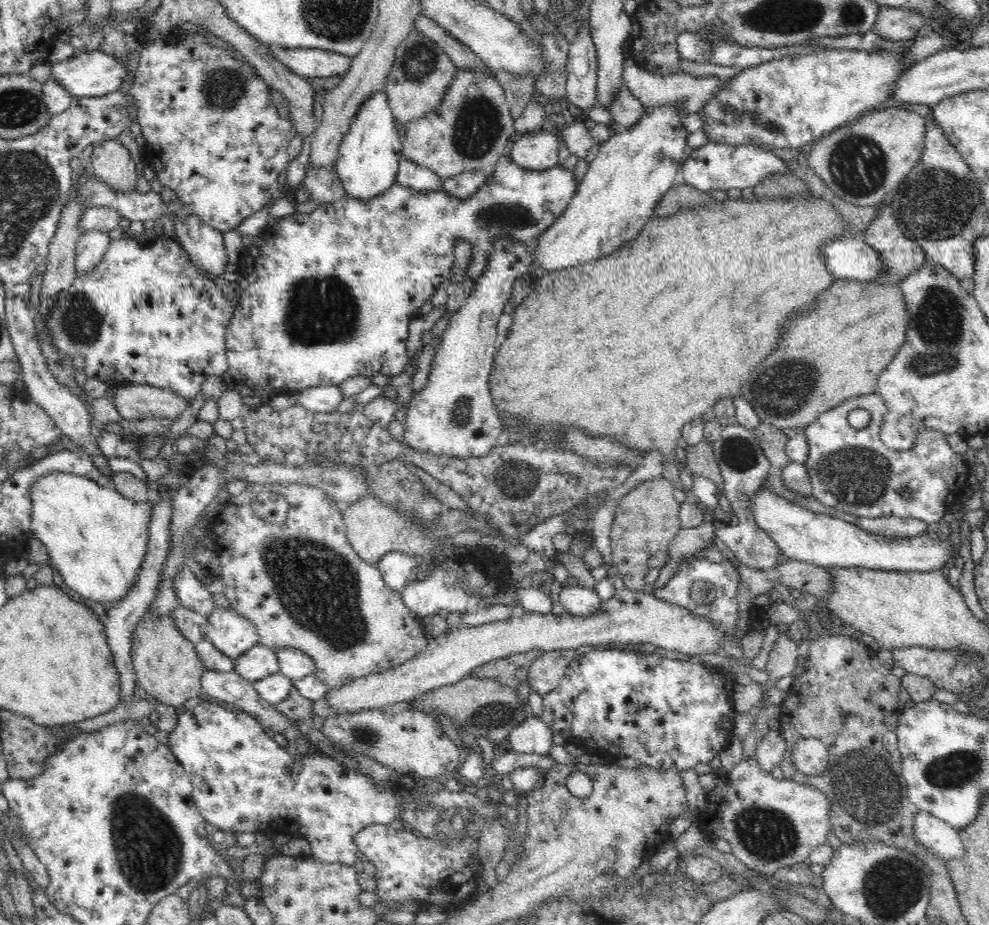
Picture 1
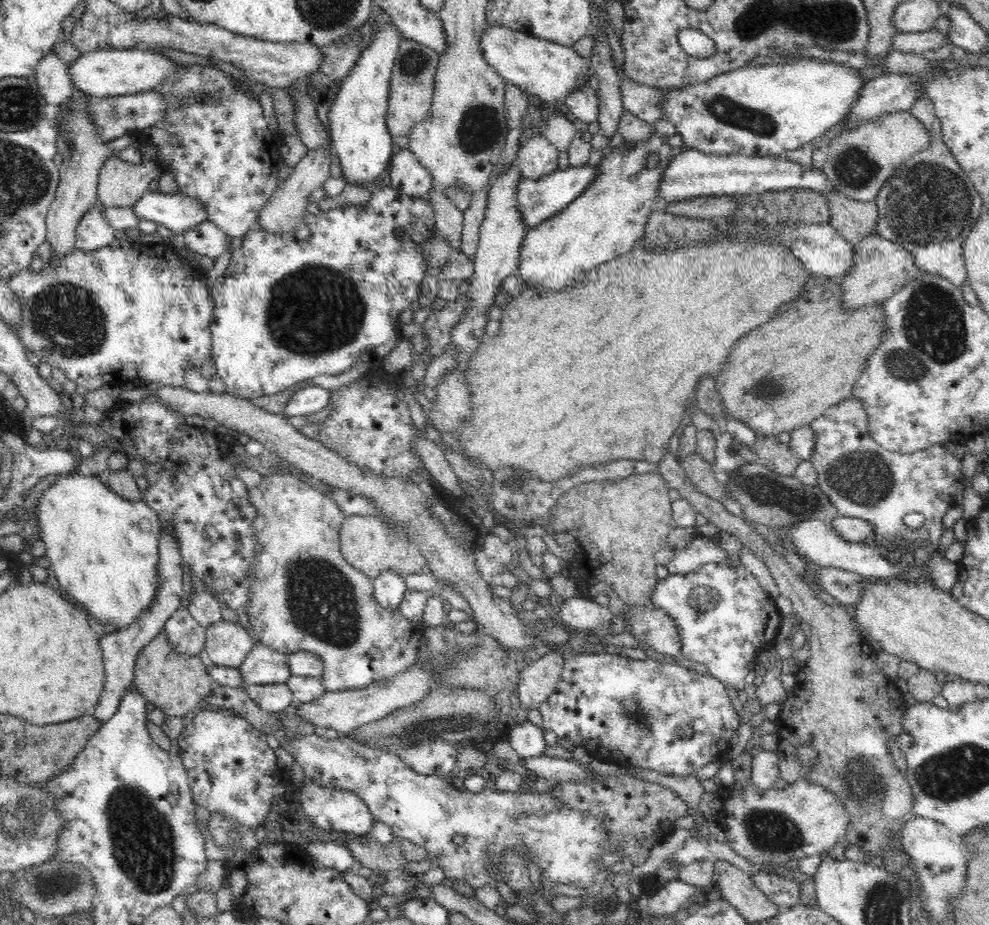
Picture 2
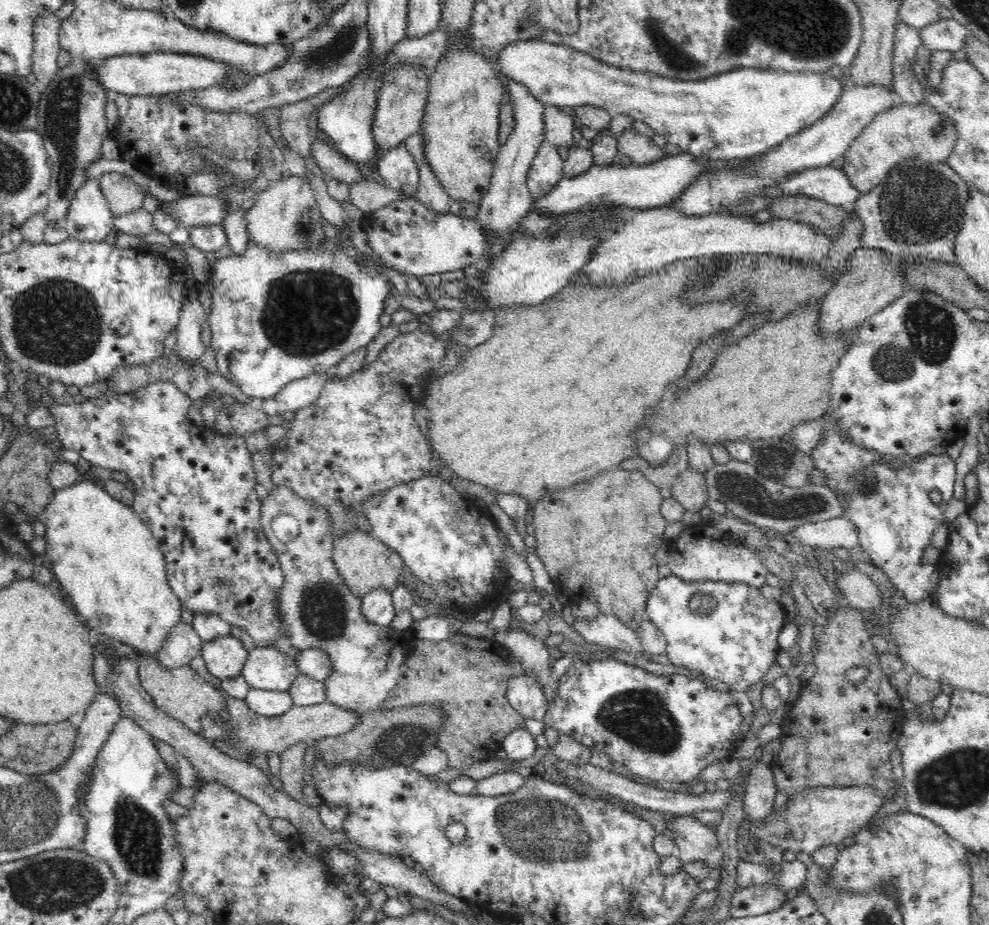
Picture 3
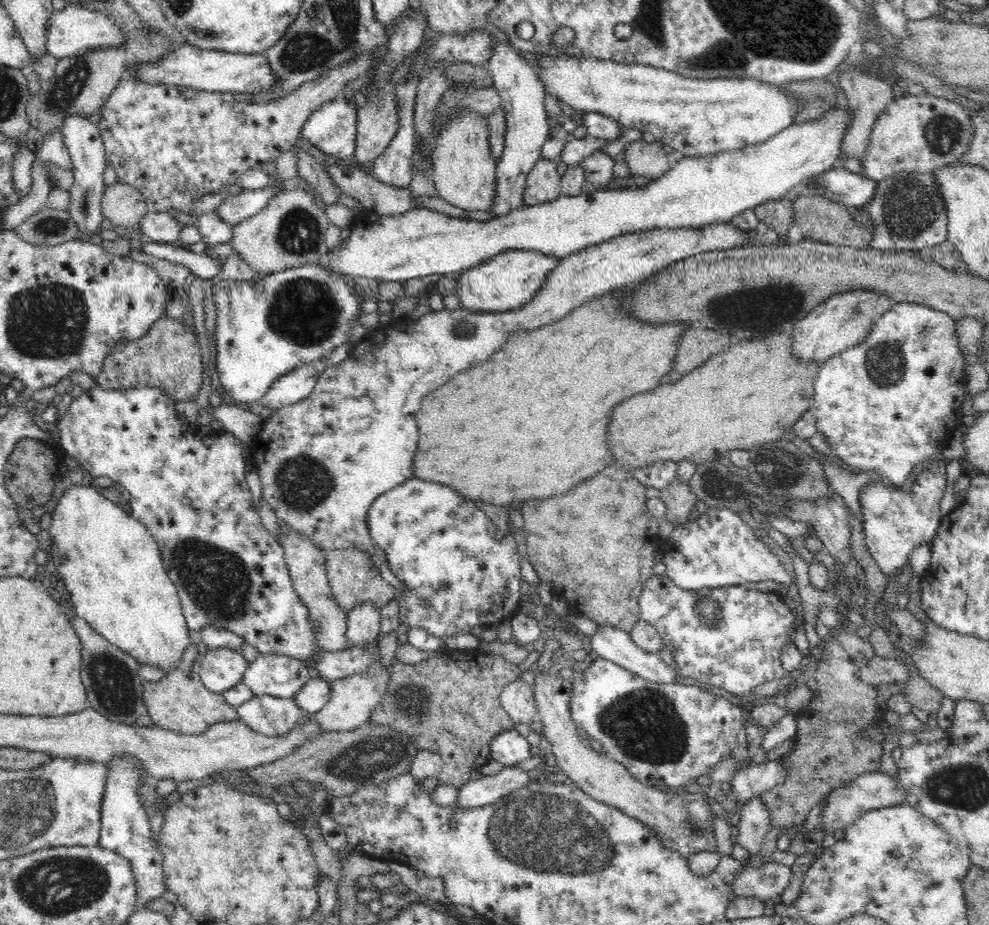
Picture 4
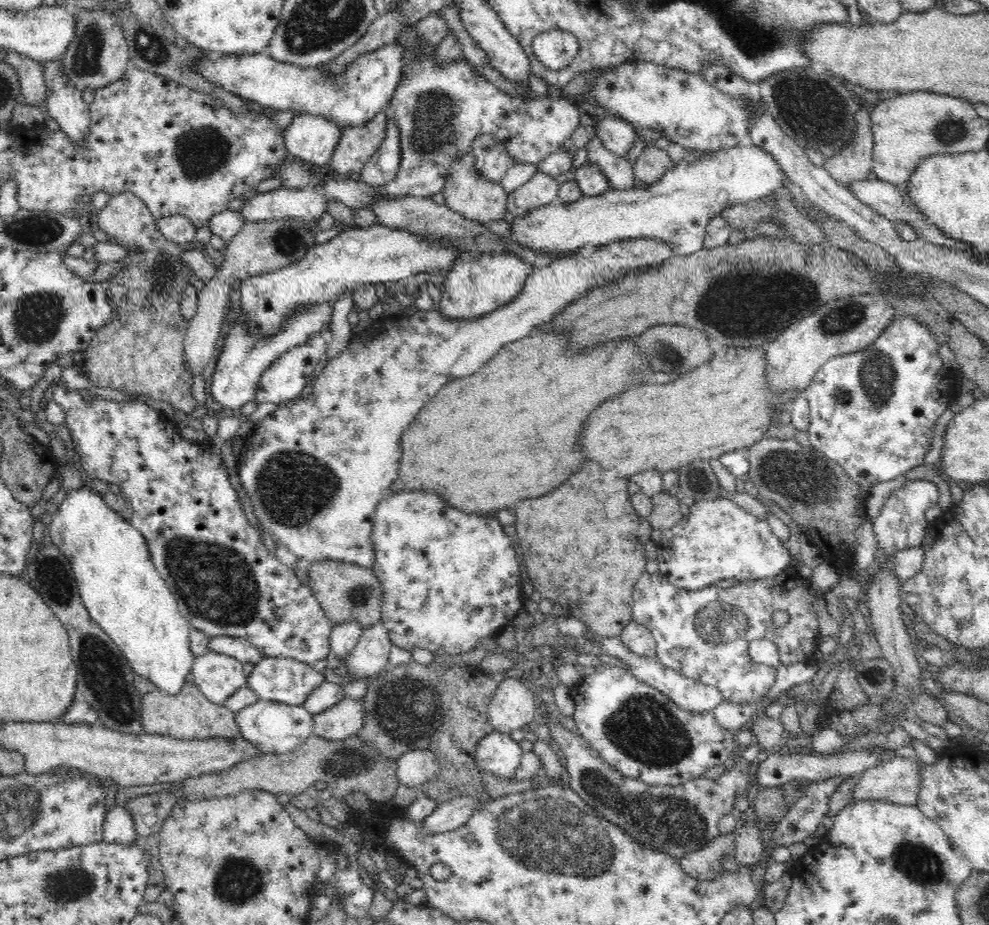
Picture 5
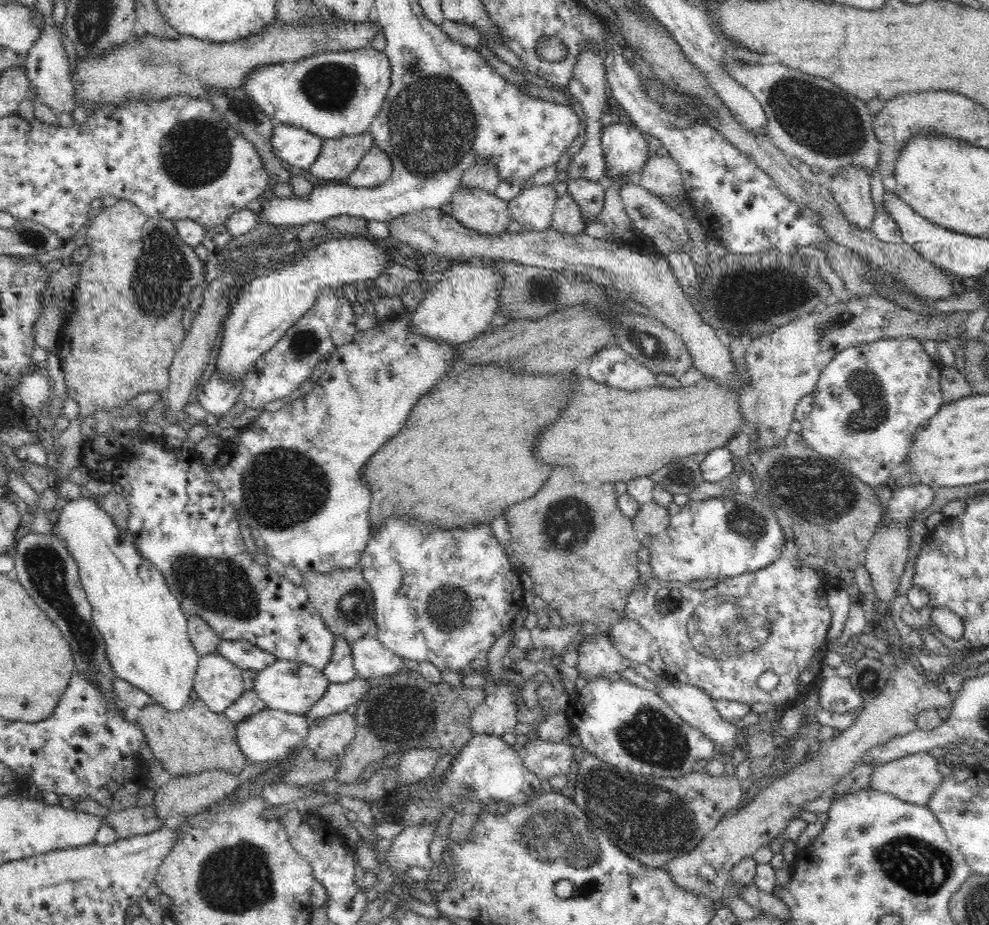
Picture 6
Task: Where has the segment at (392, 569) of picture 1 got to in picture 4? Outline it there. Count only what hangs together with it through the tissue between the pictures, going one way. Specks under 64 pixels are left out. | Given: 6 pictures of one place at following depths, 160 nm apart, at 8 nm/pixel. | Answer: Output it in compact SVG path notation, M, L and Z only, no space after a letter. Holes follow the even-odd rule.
M372 604L355 607L348 613L348 630L346 639L350 644L376 642L382 628L380 609Z

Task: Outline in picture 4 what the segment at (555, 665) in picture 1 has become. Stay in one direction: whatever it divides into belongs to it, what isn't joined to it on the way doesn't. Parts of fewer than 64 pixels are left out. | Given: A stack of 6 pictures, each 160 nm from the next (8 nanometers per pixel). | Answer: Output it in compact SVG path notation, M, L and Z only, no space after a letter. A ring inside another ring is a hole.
M518 678L504 686L499 696L502 708L514 724L530 724L538 717L532 680Z

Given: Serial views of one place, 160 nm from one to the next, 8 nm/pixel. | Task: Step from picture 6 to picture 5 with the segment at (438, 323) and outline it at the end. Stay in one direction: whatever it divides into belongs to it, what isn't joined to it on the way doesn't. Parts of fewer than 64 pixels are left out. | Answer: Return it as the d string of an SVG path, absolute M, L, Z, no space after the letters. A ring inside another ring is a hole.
M513 253L464 255L447 271L444 292L433 308L448 320L482 318L508 304L521 291L534 268Z

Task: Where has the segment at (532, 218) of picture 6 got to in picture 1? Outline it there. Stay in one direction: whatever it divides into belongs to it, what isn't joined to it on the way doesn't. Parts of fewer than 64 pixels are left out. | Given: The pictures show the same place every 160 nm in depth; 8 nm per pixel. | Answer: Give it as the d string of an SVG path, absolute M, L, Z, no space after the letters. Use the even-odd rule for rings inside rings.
M542 131L515 137L508 154L512 163L528 170L548 170L559 166L557 133Z

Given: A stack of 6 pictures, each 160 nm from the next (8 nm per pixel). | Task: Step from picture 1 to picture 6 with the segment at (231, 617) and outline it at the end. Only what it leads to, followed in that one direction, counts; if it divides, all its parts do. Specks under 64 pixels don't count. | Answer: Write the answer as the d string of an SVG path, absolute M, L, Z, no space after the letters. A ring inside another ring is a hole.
M218 652L204 655L194 676L194 690L216 714L225 712L244 694L243 670Z

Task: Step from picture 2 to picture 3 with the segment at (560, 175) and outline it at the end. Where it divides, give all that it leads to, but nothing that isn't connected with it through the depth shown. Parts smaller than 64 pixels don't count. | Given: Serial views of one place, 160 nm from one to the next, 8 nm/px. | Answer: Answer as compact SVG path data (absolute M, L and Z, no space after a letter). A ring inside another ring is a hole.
M689 153L666 156L659 162L648 165L630 165L598 167L593 165L584 175L575 178L563 178L548 195L533 202L534 208L546 215L560 217L584 208L596 208L604 204L614 204L624 208L625 220L629 220L638 211L671 206L680 194L702 176L704 167L698 165L696 157ZM830 165L795 172L774 187L786 195L806 195L841 207L851 207L861 196L845 172Z

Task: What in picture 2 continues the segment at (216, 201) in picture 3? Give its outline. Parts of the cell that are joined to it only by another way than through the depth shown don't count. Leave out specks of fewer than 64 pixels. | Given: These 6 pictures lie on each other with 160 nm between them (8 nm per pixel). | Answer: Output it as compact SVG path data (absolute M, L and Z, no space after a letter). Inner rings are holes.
M179 191L175 194L146 192L132 209L141 219L162 224L177 235L208 220L206 207Z

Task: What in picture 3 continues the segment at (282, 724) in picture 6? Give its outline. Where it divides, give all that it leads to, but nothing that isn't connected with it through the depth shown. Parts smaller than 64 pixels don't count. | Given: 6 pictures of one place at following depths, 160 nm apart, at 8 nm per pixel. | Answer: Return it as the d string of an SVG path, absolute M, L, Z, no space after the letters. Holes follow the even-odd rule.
M256 688L248 690L245 701L252 712L266 718L282 716L293 705L289 692L274 692L273 690L258 690Z

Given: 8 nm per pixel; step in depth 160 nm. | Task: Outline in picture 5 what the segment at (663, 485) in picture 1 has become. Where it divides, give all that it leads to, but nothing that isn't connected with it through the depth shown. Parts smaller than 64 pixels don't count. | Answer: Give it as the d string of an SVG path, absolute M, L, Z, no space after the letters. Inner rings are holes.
M592 462L592 466L580 468L552 492L540 498L520 500L516 506L512 506L516 514L513 524L517 532L516 541L522 550L522 562L533 590L538 591L542 599L560 604L563 613L584 621L586 627L602 639L619 636L632 622L632 596L637 580L646 572L644 544L651 541L653 528L647 517L640 516L634 510L629 498L626 478L614 477L608 470ZM584 470L588 470L586 476L590 476L586 480L586 494Z

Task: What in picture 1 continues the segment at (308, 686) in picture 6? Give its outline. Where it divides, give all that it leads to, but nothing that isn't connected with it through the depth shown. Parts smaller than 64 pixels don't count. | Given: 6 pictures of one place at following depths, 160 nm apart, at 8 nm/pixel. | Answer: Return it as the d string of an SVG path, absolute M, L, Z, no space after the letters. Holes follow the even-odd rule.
M260 644L254 645L235 661L235 672L251 683L279 673L277 653Z

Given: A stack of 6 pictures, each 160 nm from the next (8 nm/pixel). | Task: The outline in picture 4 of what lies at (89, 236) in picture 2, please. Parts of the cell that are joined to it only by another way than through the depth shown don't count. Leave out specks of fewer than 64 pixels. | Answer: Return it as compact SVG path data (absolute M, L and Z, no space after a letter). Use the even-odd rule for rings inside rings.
M70 114L62 124L63 142L73 164L74 183L70 190L70 204L67 209L72 222L78 227L79 237L88 237L93 233L99 233L104 215L102 214L101 202L105 194L104 184L105 147L104 140L100 135L98 126L92 124L89 118L82 114Z

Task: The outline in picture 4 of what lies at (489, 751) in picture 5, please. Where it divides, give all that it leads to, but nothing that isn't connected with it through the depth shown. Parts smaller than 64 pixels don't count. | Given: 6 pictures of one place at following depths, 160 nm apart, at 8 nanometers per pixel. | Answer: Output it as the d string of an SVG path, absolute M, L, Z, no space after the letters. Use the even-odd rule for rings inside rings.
M507 730L498 733L498 736L489 742L490 756L504 767L517 766L530 757L530 745L526 738L520 736L516 730Z

